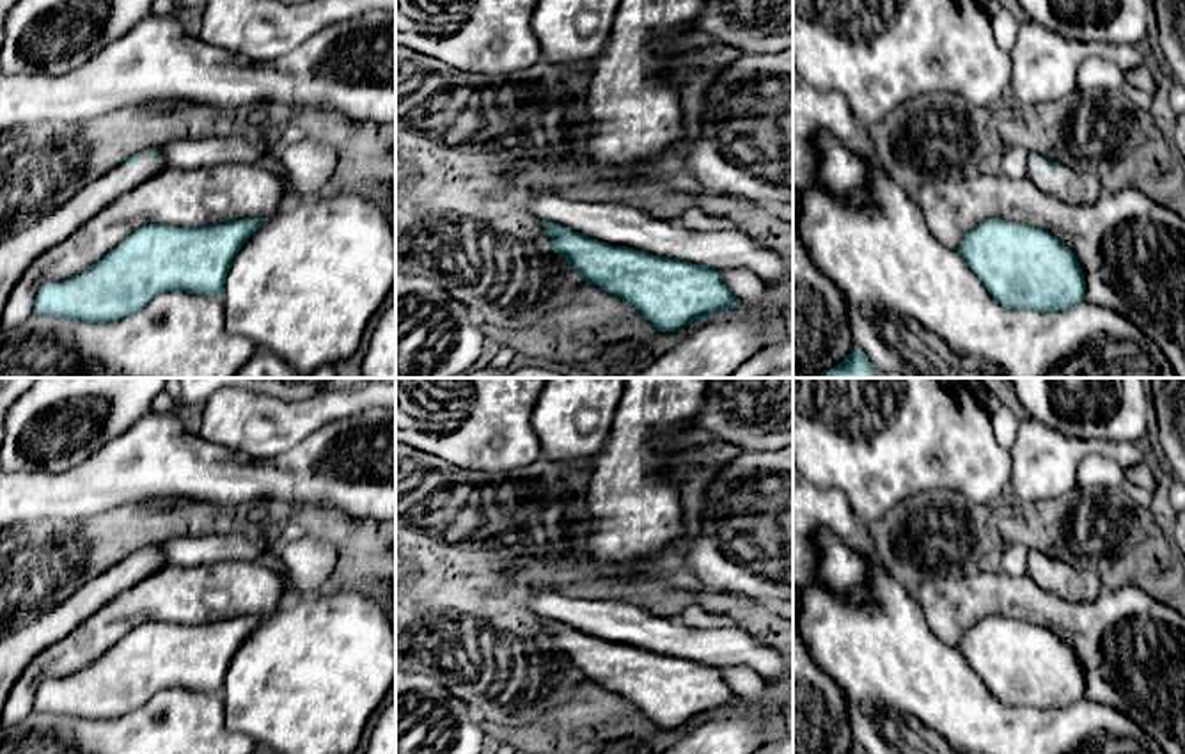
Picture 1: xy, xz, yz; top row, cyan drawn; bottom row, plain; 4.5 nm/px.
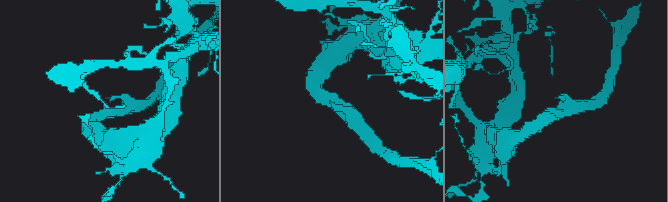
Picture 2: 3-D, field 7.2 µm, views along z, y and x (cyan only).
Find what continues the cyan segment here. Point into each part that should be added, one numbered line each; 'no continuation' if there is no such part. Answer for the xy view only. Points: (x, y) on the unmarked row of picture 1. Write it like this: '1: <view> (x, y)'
1: xy (18, 648)

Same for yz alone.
1: yz (1079, 586)

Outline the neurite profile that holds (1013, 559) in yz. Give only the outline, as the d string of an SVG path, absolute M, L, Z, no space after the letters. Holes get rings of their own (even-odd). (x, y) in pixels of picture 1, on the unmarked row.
M1024 543L1001 545L993 555L993 566L1008 575L1027 575L1029 554Z

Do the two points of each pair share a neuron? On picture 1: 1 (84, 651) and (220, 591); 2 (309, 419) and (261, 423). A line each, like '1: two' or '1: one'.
1: one
2: one

